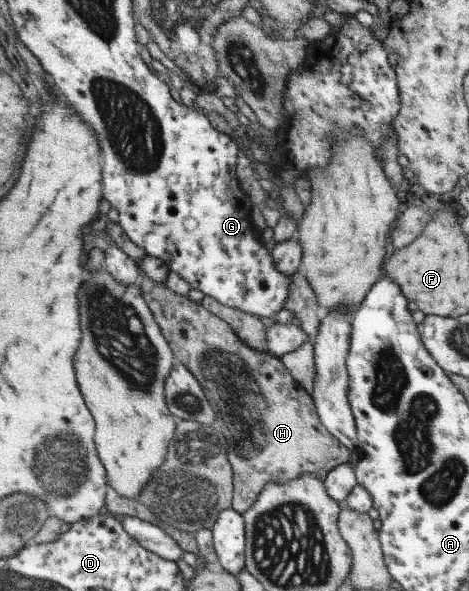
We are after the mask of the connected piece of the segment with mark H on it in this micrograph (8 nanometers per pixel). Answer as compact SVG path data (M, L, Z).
M141 273L140 282L142 283L142 291L144 297L146 298L148 305L151 306L151 310L155 313L156 319L160 324L163 334L168 340L168 343L171 345L171 348L175 352L176 361L179 364L187 365L188 369L197 377L199 382L202 384L203 390L207 395L207 398L210 400L210 403L213 405L214 411L218 414L218 426L221 427L223 435L230 437L225 440L229 445L228 455L231 457L231 462L234 469L234 482L235 482L235 495L233 500L233 508L238 511L238 513L243 514L245 511L248 511L258 495L262 493L264 486L270 482L287 482L294 480L297 477L303 475L304 472L312 472L316 474L321 480L326 479L328 472L331 472L332 469L342 465L350 459L350 449L342 445L341 441L329 432L329 429L321 421L319 416L319 410L315 404L315 398L312 397L312 394L304 389L302 385L296 381L296 378L291 374L291 371L287 368L280 359L276 358L274 354L264 353L259 349L254 349L250 345L246 345L239 334L235 332L235 329L227 322L224 321L224 318L218 317L216 314L213 314L211 310L207 308L202 302L194 302L187 298L186 295L176 294L174 291L166 288L165 283L159 283L159 281L154 281L150 279L145 273Z

